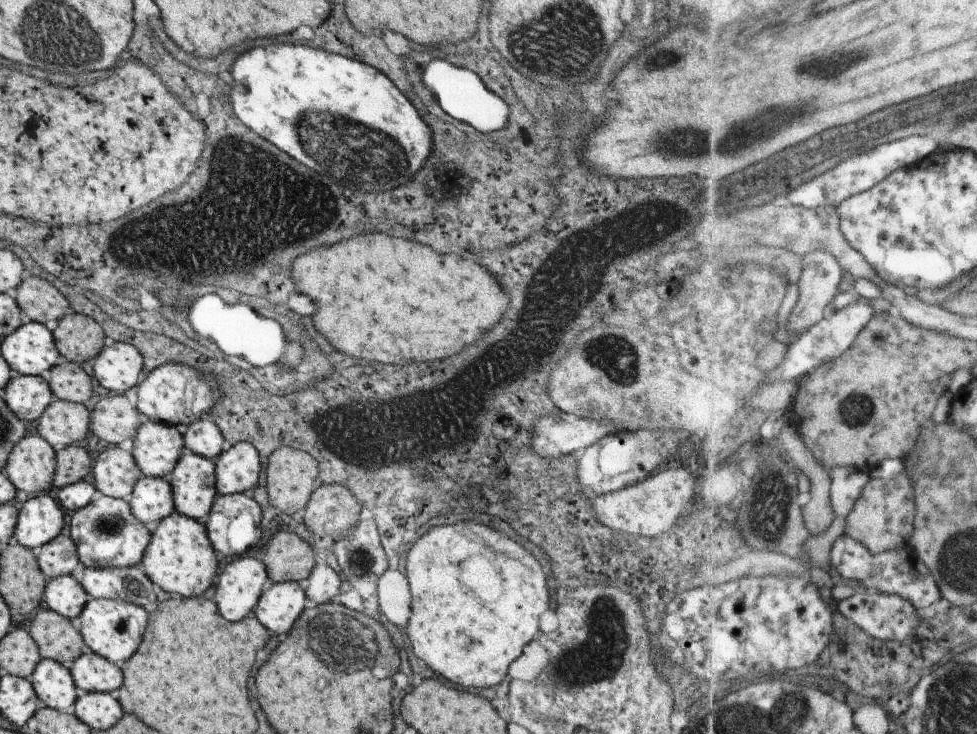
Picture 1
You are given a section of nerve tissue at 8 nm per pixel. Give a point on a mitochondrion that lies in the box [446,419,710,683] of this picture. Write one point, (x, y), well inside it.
(680, 643)

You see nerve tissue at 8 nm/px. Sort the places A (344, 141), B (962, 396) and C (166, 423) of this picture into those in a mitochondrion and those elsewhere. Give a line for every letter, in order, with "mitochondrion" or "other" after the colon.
A: mitochondrion
B: other
C: other

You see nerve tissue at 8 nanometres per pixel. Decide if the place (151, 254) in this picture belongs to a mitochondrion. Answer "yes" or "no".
yes

